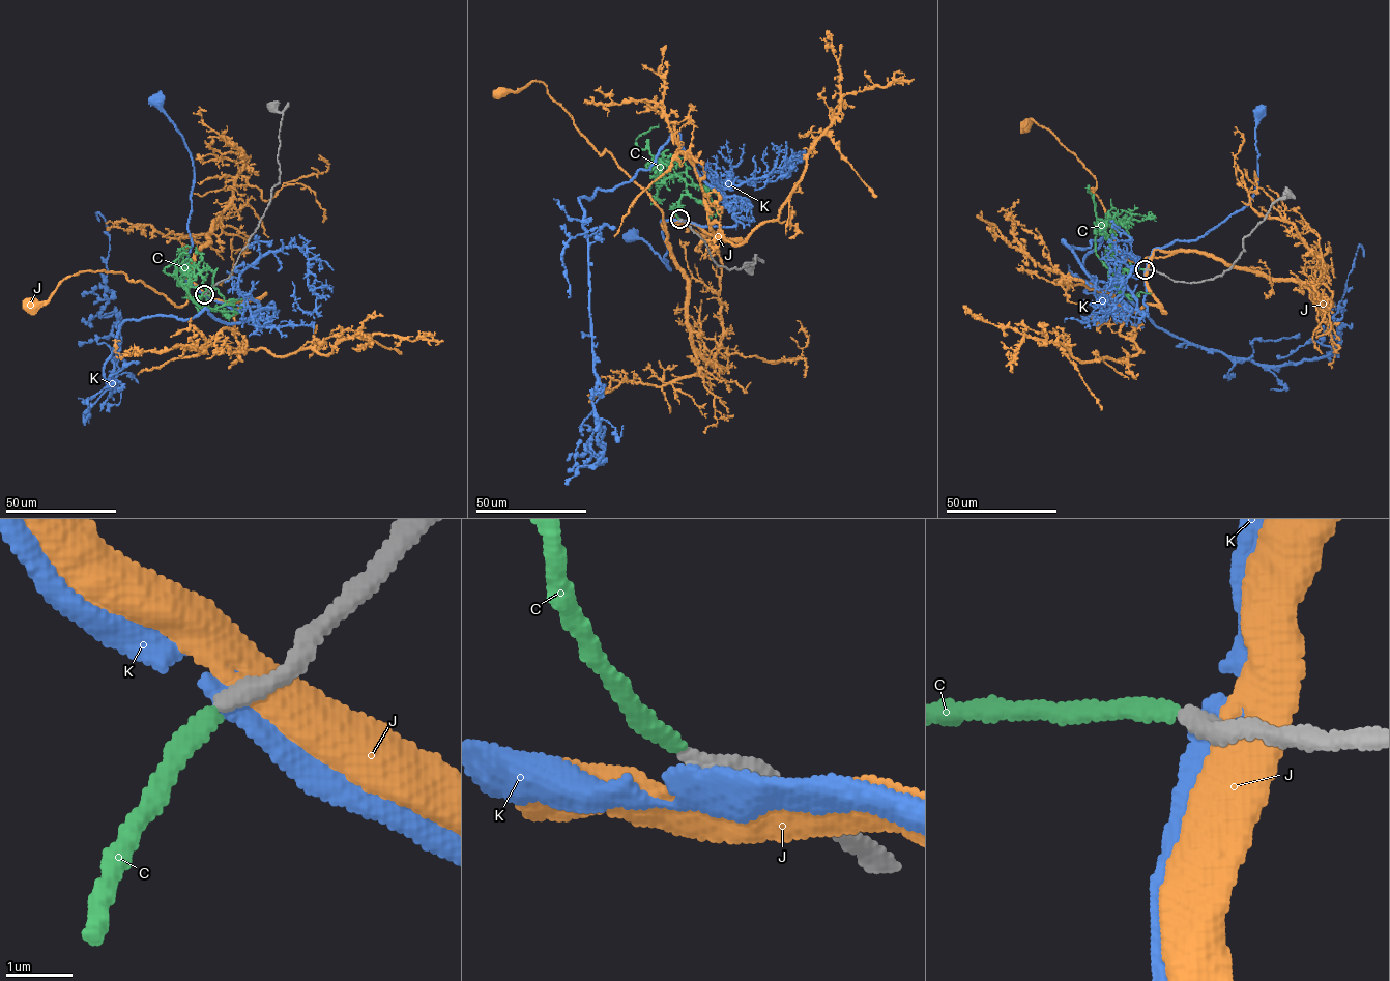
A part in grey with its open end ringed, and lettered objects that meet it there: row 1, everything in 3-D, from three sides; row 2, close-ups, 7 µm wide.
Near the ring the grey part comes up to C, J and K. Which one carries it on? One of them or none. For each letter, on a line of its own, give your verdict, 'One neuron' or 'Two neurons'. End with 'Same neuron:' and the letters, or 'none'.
C: One neuron
J: Two neurons
K: Two neurons
Same neuron: C

